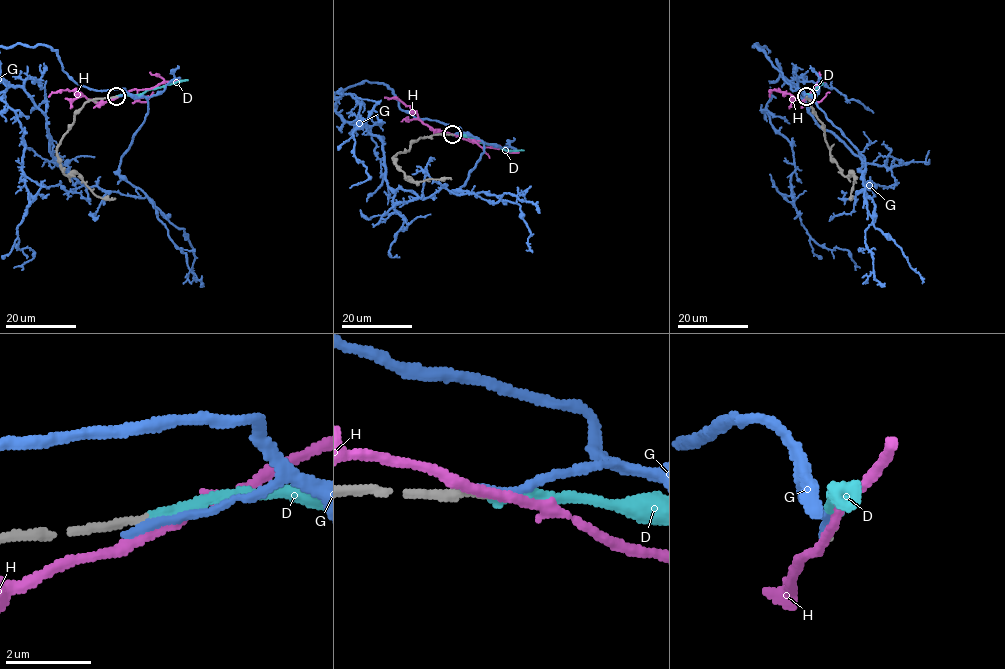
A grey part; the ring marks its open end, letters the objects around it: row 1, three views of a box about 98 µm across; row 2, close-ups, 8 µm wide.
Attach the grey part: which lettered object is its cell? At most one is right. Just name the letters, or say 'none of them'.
D

